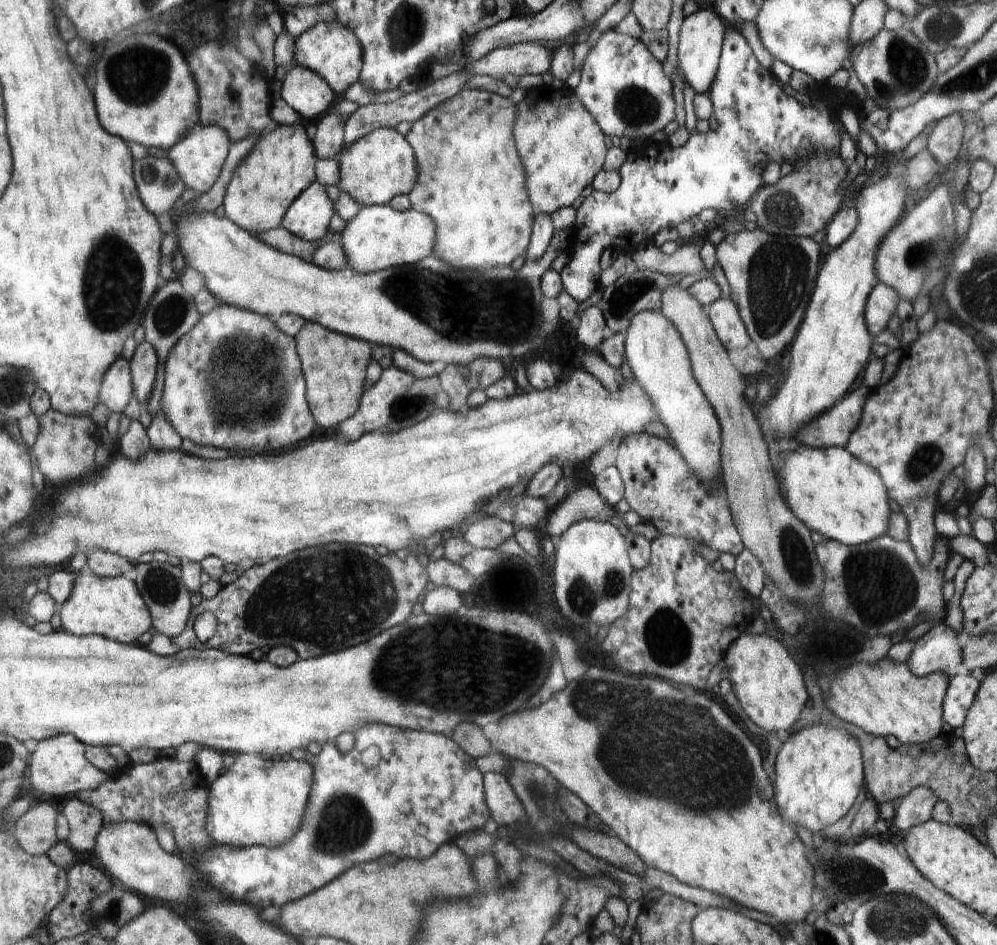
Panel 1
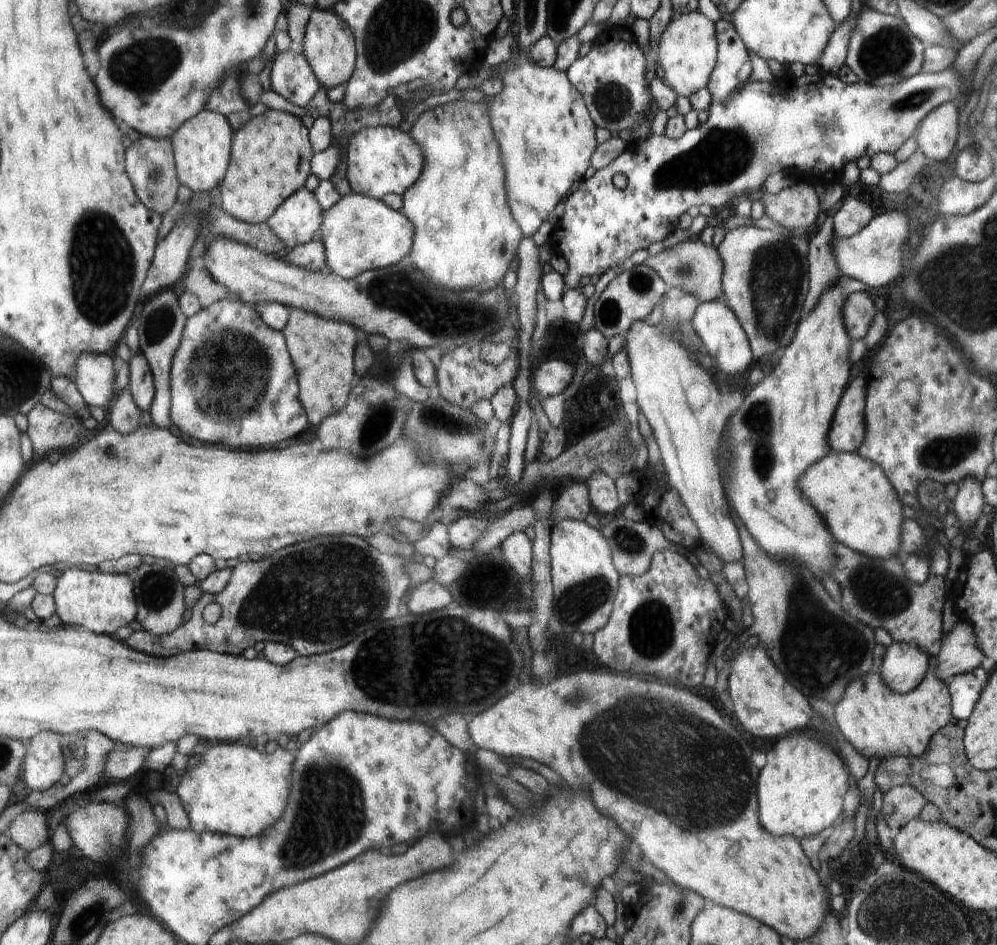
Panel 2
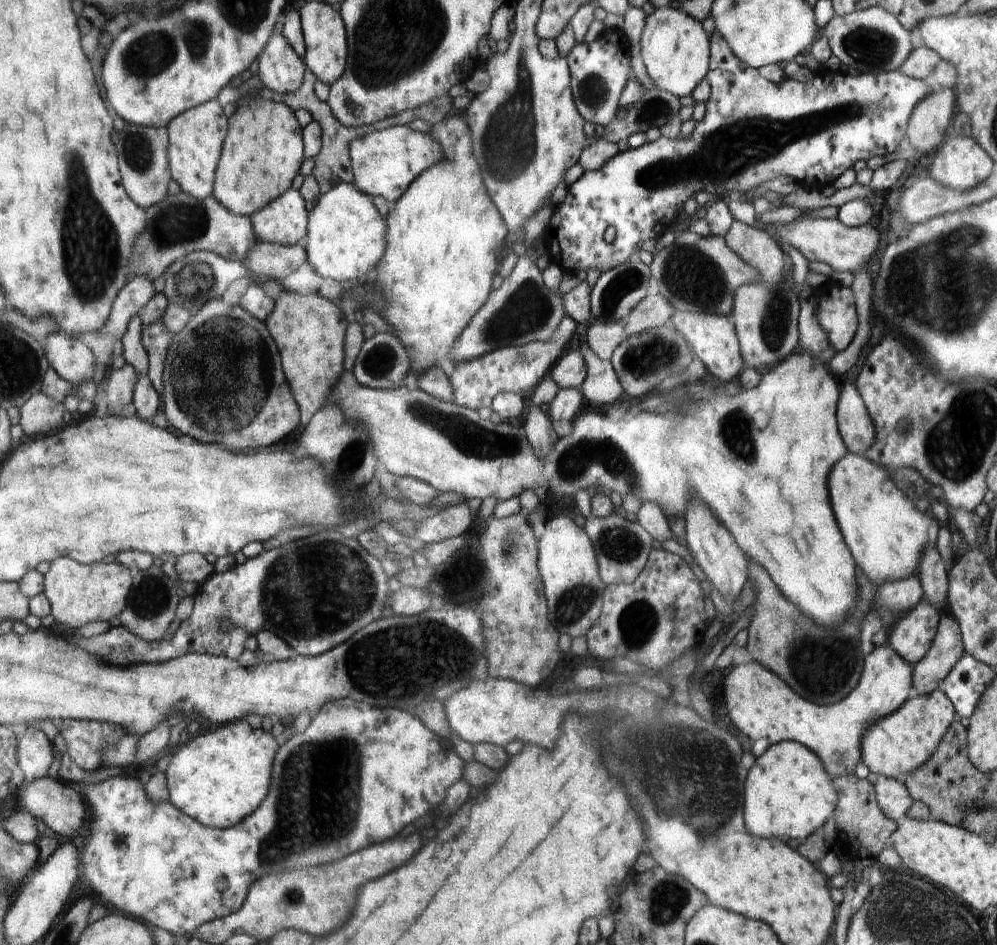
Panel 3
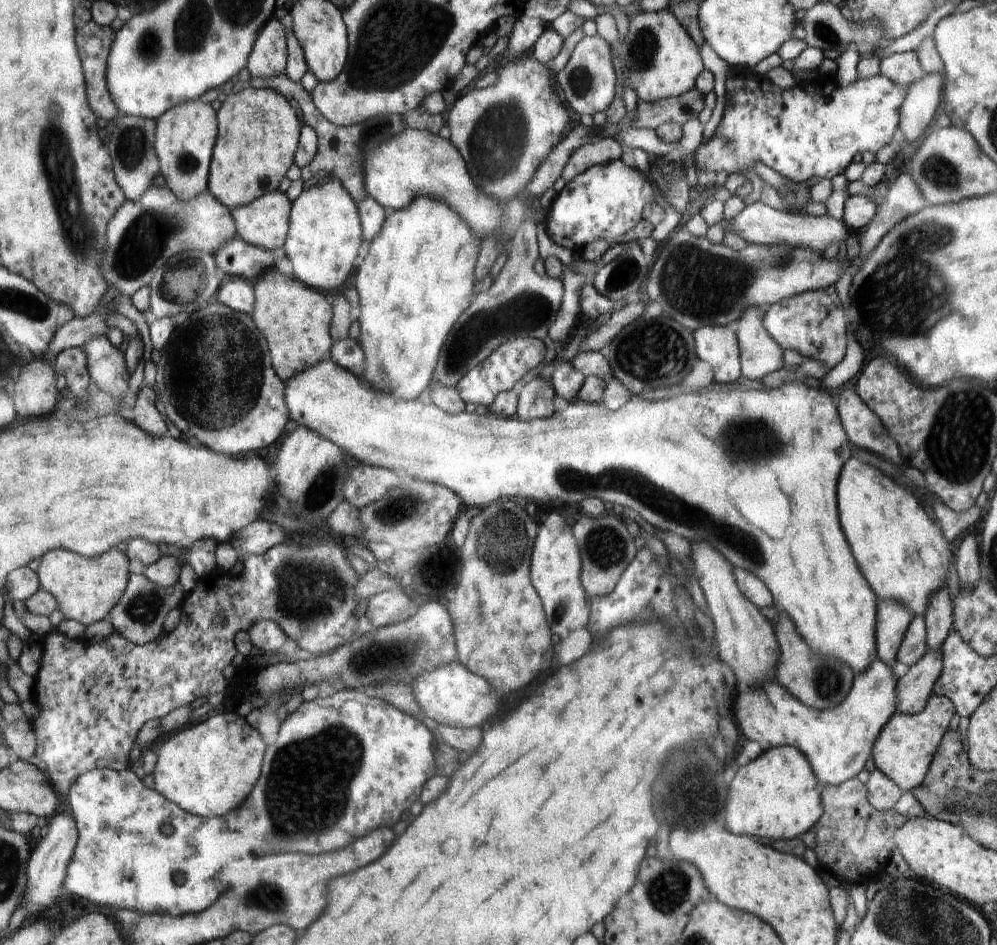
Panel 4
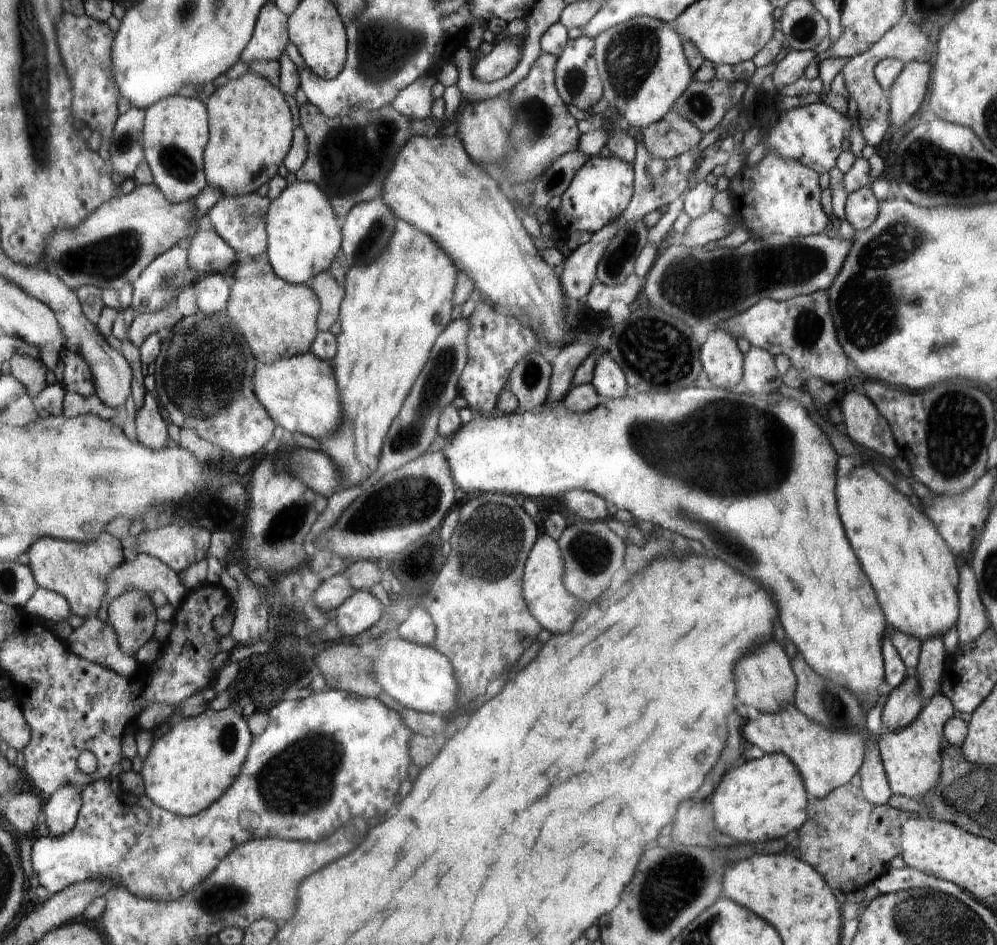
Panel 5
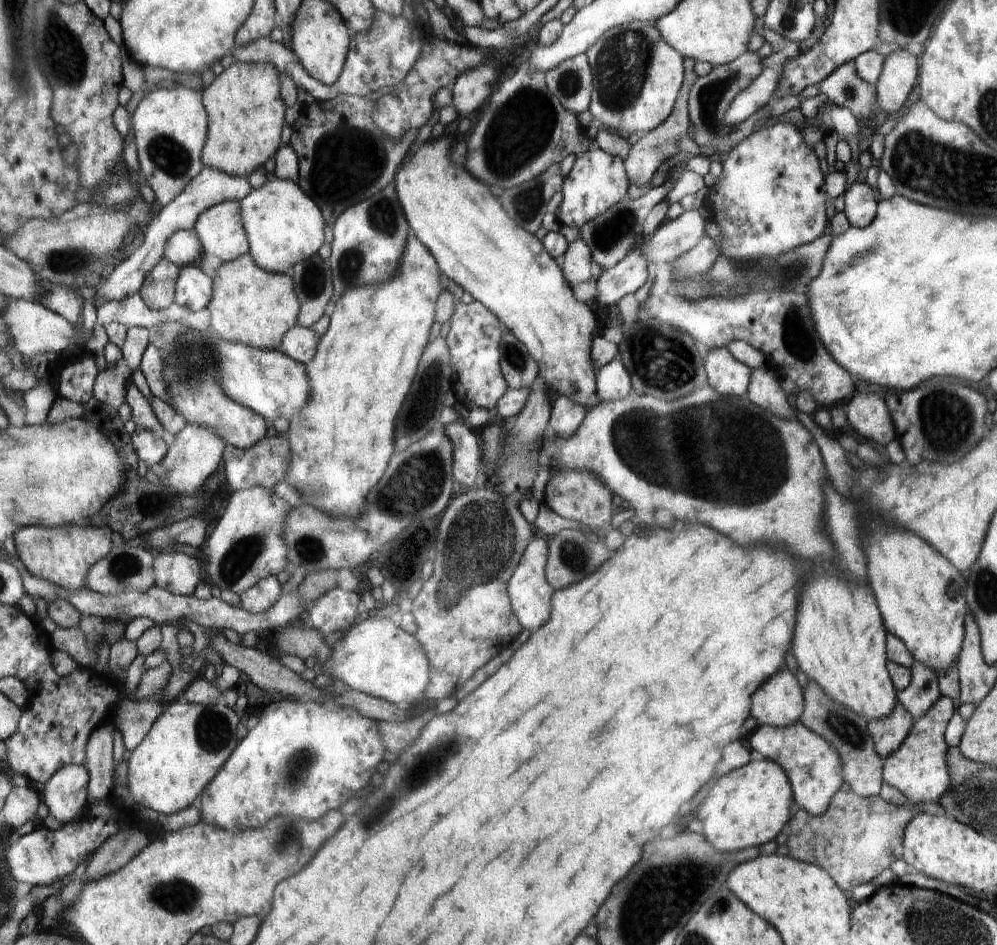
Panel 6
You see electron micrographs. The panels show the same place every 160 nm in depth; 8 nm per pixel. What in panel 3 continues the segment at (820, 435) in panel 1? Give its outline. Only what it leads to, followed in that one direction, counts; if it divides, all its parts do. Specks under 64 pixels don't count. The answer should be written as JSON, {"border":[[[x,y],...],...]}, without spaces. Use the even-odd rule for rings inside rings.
{"border":[[[854,383],[844,385],[838,417],[840,430],[844,430],[844,438],[848,438],[848,446],[852,446],[852,452],[866,453],[876,441],[876,430],[867,405]]]}

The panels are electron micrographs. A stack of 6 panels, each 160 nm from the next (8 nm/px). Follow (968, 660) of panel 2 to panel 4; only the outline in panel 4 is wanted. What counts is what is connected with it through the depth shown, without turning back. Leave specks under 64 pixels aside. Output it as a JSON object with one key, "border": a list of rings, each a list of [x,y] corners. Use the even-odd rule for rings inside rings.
{"border":[[[942,647],[929,649],[922,660],[909,666],[908,672],[898,680],[898,712],[913,715],[924,710],[930,696],[934,693],[936,681],[943,674]]]}

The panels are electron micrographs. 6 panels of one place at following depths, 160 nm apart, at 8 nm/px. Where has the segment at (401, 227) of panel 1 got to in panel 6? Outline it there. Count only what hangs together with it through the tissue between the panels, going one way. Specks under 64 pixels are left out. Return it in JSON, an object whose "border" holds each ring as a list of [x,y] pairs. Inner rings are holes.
{"border":[[[276,179],[252,189],[240,202],[252,258],[264,270],[288,274],[294,264],[308,260],[323,248],[326,219],[319,205],[298,182]]]}

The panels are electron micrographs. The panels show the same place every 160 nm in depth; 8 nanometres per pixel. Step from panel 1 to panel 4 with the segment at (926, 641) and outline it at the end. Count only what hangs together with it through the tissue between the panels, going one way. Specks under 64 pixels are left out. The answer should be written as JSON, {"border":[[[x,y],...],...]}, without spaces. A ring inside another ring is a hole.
{"border":[[[876,658],[866,672],[855,673],[850,694],[842,704],[819,711],[800,702],[772,678],[755,688],[738,688],[733,713],[739,730],[749,740],[759,742],[763,752],[784,745],[796,747],[811,763],[820,786],[842,785],[864,768],[879,734],[898,712],[898,680],[894,668]]]}

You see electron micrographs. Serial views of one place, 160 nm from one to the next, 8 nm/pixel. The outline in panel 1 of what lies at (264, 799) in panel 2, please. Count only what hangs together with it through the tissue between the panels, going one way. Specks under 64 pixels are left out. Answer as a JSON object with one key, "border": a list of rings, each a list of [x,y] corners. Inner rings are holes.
{"border":[[[239,754],[234,763],[224,768],[221,775],[208,782],[210,795],[210,813],[207,819],[207,832],[215,843],[230,844],[233,846],[266,846],[276,848],[289,842],[300,829],[300,822],[304,816],[304,808],[308,802],[308,794],[314,782],[314,770],[311,762],[308,764],[298,760],[258,760],[254,756]]]}

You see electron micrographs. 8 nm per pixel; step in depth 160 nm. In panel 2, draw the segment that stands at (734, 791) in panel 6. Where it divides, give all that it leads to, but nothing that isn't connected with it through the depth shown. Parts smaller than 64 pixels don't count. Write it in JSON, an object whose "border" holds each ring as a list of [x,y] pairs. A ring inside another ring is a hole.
{"border":[[[796,734],[778,739],[768,752],[766,766],[760,770],[760,822],[772,834],[796,838],[816,835],[842,816],[844,796],[850,786],[850,774],[838,752],[822,744],[814,734]]]}

